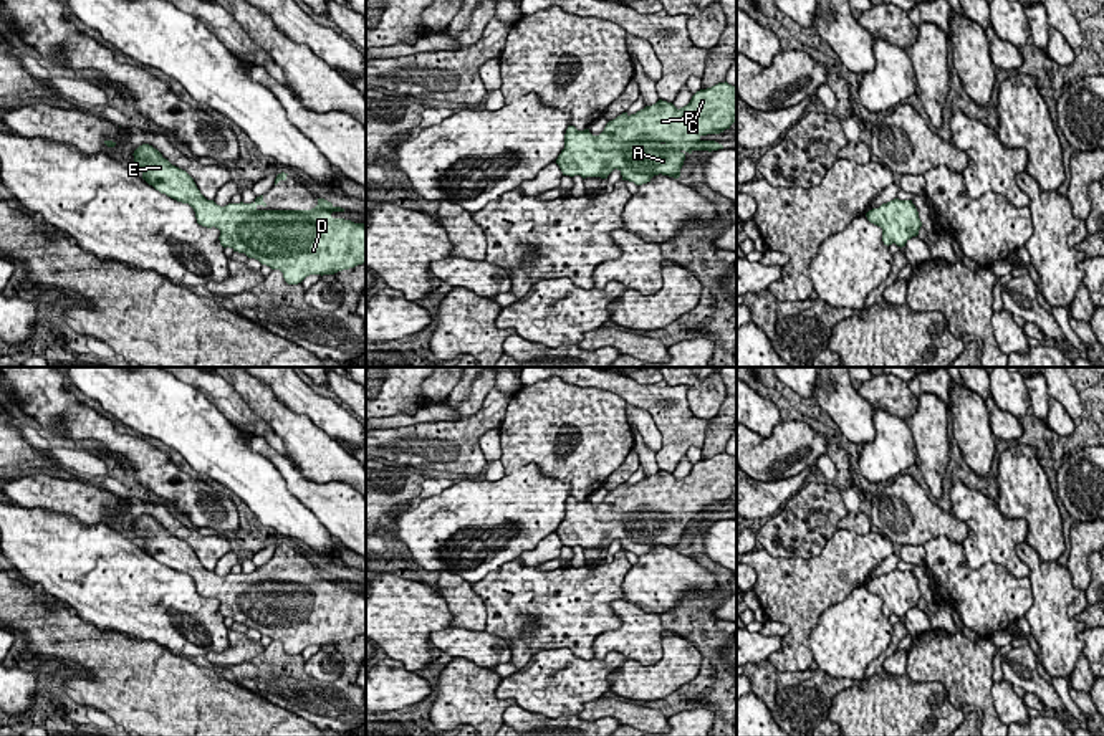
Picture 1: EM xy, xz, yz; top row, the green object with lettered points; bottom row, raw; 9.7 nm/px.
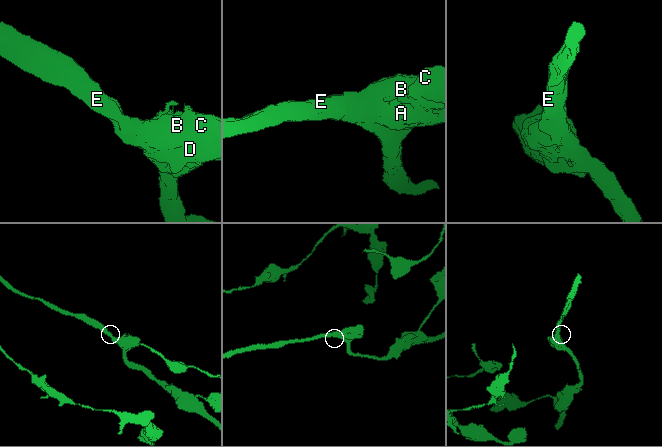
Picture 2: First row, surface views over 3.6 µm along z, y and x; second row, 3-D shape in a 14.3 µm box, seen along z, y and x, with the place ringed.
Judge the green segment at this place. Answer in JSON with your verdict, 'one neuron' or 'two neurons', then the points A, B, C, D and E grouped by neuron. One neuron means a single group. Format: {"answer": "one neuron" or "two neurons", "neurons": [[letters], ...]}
{"answer": "one neuron", "neurons": [["A", "B", "C", "D", "E"]]}

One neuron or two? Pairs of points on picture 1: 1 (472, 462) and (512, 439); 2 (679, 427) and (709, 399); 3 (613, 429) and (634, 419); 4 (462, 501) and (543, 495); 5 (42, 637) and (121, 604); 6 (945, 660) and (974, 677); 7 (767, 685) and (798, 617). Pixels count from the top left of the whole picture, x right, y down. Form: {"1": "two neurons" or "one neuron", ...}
{"1": "two neurons", "2": "two neurons", "3": "two neurons", "4": "one neuron", "5": "two neurons", "6": "one neuron", "7": "two neurons"}

